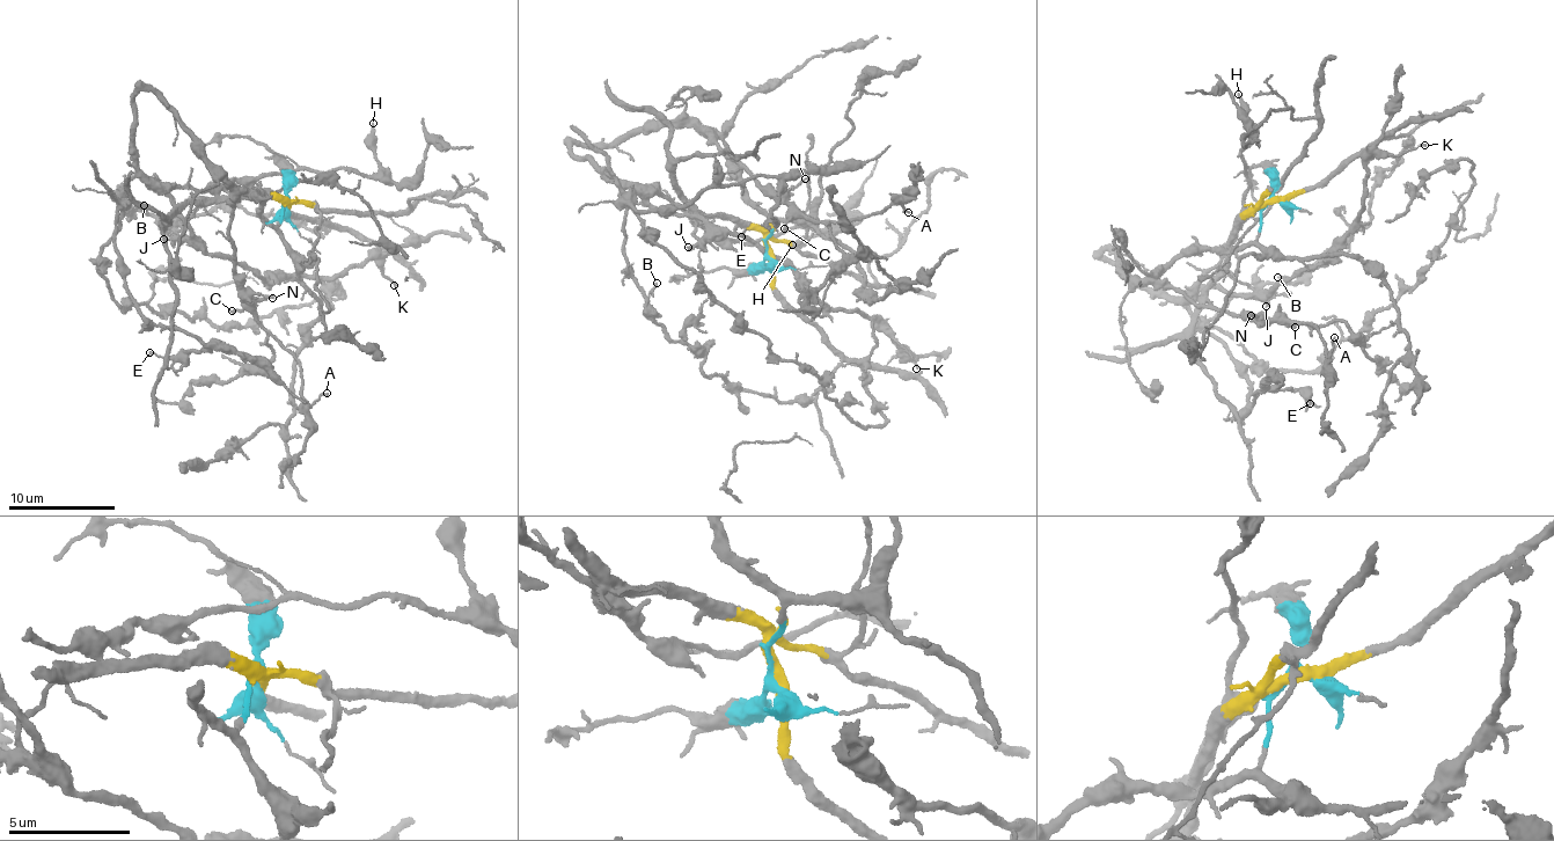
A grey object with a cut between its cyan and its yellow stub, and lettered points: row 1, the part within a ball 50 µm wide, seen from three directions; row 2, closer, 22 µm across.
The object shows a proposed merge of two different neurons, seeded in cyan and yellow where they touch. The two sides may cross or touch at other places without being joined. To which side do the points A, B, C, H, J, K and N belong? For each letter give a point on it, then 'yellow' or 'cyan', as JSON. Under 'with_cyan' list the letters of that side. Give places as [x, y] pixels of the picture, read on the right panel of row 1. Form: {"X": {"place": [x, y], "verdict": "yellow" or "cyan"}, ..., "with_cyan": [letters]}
{"A": {"place": [1334, 337], "verdict": "cyan"}, "B": {"place": [1277, 277], "verdict": "yellow"}, "C": {"place": [1295, 327], "verdict": "cyan"}, "H": {"place": [1238, 94], "verdict": "cyan"}, "J": {"place": [1266, 306], "verdict": "cyan"}, "K": {"place": [1424, 145], "verdict": "cyan"}, "N": {"place": [1251, 315], "verdict": "cyan"}, "with_cyan": ["A", "C", "H", "J", "K", "N"]}

